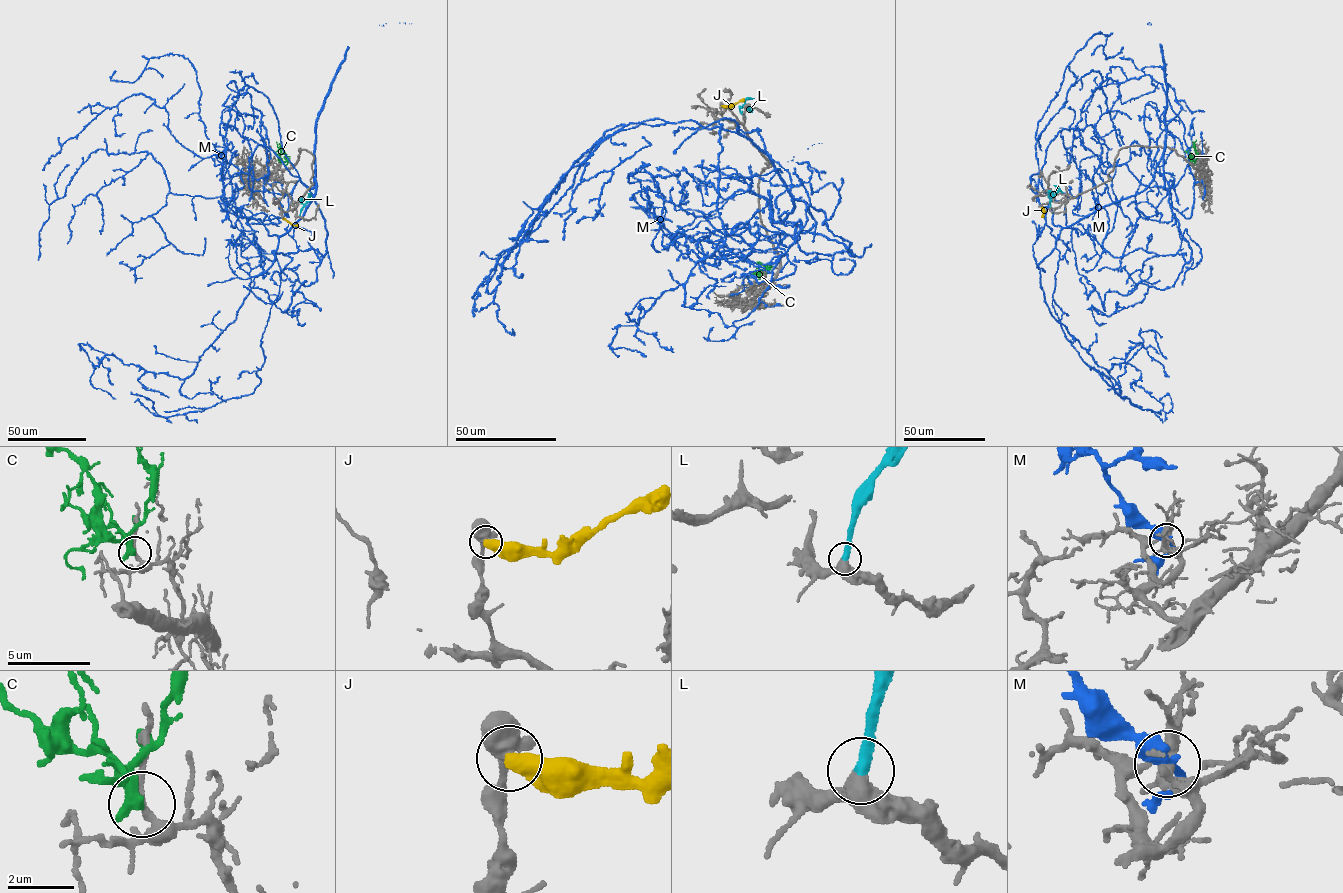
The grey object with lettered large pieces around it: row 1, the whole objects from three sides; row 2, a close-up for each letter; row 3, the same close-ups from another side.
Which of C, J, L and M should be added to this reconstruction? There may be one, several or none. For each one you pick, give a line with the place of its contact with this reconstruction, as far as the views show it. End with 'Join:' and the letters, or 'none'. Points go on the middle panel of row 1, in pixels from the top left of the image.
L: contact (744, 107)
Join: L

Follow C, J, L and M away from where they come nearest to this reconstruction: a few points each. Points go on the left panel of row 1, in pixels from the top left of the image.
C: (280, 163), (280, 150), (276, 141)
J: (282, 217), (298, 226)
L: (299, 216), (308, 193)
M: (270, 161), (289, 217), (315, 158), (283, 235), (173, 194), (151, 154), (98, 149), (50, 204), (38, 260)

